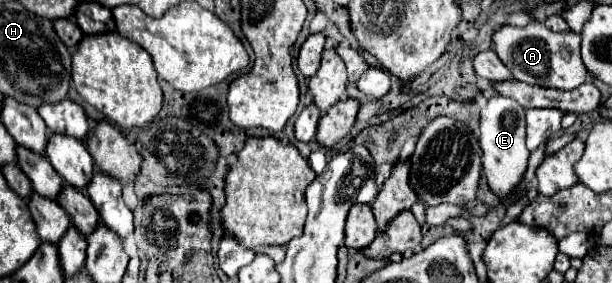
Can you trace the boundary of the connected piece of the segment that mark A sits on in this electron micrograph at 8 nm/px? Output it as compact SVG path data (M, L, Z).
M531 21L525 27L503 25L493 35L493 51L509 67L511 75L517 81L551 87L551 89L575 89L587 81L589 71L581 61L581 37L573 31L553 33L543 23Z

